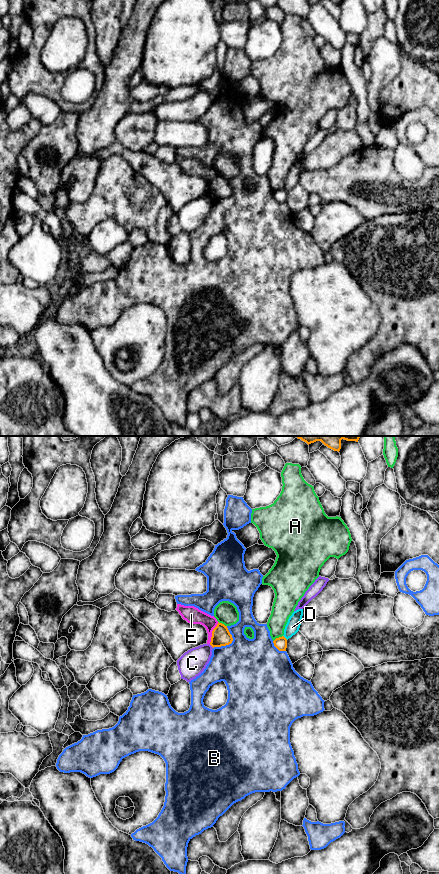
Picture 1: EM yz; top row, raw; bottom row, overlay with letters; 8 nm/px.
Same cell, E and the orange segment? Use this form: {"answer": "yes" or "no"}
{"answer": "no"}

